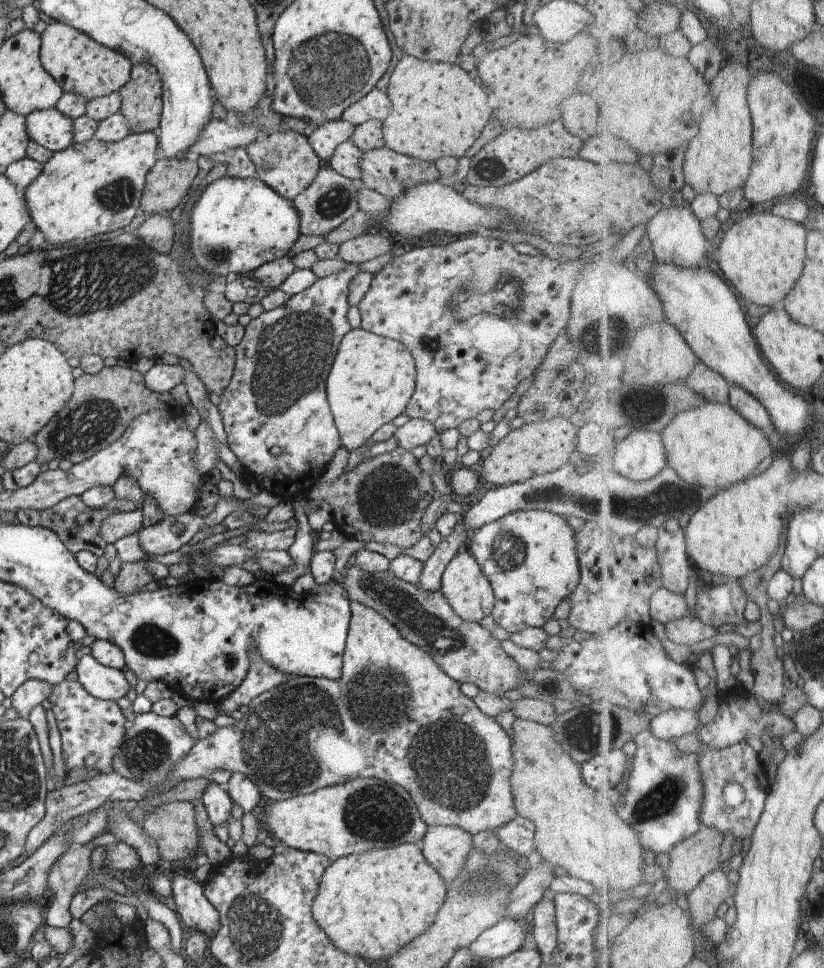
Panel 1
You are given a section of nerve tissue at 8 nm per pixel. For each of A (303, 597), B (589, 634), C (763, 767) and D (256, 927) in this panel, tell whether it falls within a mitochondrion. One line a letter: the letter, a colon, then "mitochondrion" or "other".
A: other
B: other
C: other
D: mitochondrion

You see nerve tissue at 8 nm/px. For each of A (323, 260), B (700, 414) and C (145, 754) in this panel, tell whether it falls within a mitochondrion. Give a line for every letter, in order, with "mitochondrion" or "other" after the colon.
A: other
B: other
C: mitochondrion

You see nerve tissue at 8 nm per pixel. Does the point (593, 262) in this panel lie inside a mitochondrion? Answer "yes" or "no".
no

